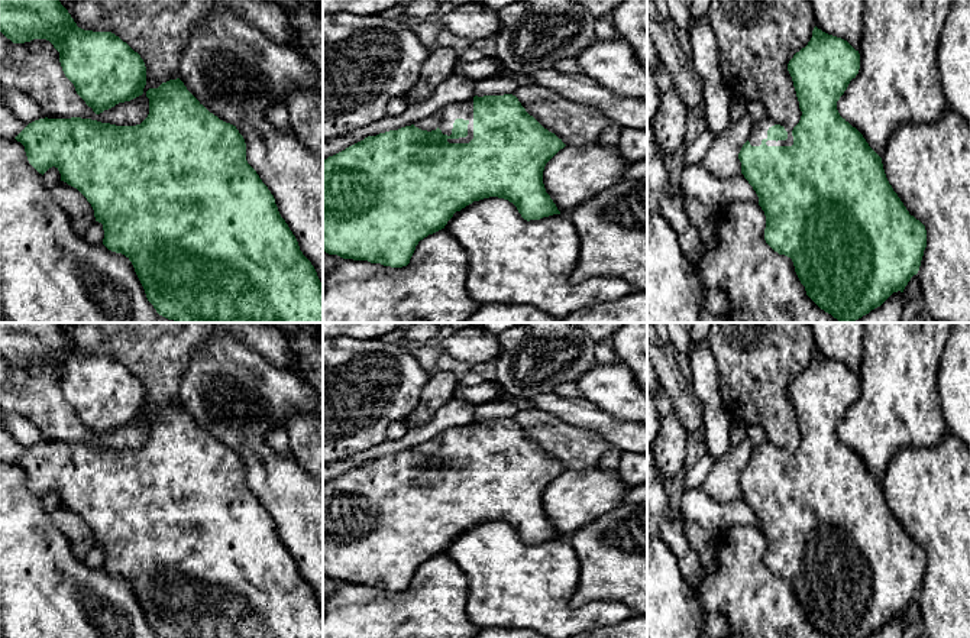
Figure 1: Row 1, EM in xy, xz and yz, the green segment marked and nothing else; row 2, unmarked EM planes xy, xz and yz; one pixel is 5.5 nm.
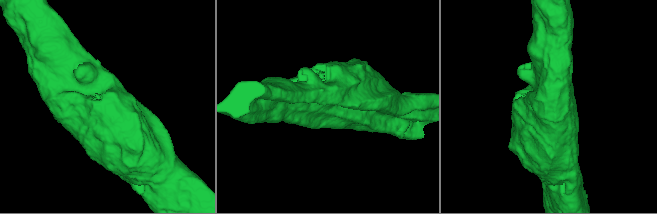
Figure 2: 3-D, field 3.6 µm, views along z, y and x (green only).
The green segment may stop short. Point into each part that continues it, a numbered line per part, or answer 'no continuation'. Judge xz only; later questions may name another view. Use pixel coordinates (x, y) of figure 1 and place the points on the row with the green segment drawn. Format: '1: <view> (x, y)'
1: xz (464, 110)

